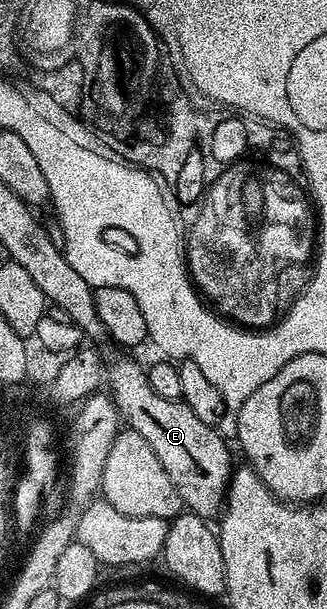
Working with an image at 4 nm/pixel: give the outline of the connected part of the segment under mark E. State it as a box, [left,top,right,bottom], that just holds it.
[105,360,233,521]

